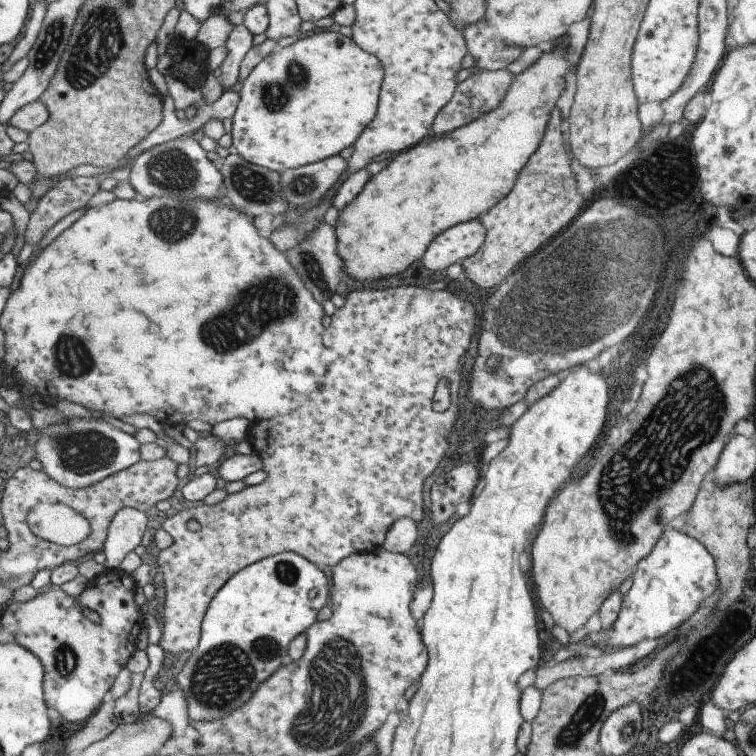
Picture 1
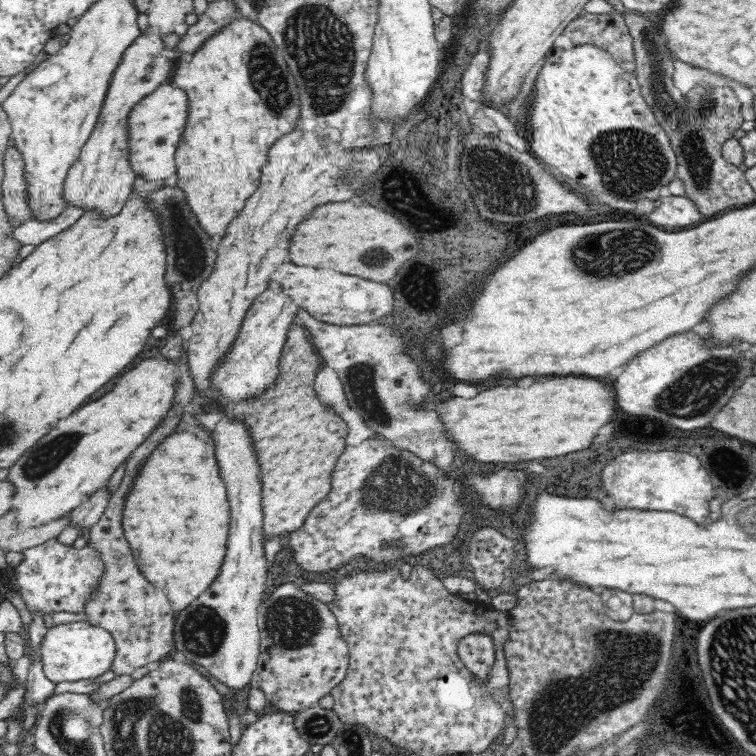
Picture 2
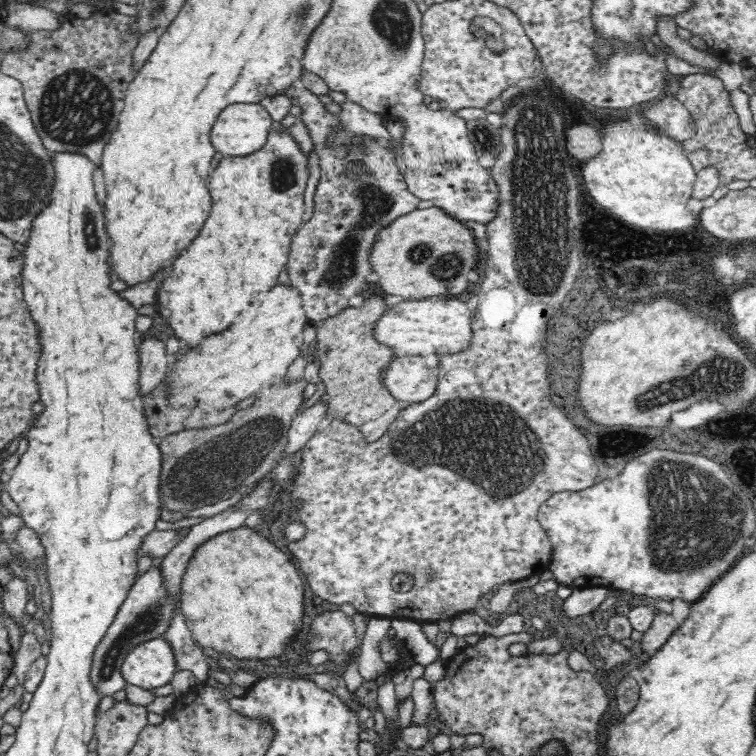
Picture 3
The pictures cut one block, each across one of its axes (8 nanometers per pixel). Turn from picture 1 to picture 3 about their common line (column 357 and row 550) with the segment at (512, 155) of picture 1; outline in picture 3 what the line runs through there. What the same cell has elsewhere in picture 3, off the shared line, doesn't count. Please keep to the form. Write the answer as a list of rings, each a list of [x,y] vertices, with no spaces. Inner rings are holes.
[[[250,526],[226,530],[202,542],[188,560],[182,578],[182,614],[186,624],[202,648],[214,648],[218,654],[236,656],[238,662],[250,658],[274,658],[288,640],[302,628],[304,582],[294,562],[276,548],[268,538],[260,536]]]

